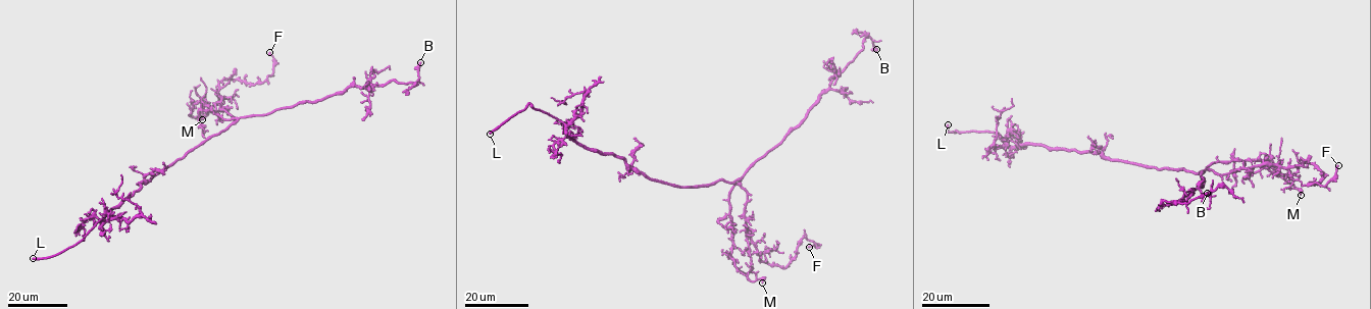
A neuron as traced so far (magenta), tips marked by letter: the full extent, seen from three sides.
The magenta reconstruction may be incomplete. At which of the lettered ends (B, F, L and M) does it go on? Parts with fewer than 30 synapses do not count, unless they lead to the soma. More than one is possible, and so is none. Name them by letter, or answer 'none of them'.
L

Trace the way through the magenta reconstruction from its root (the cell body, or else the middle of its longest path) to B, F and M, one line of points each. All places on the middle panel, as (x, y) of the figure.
B: (694, 187), (741, 178), (800, 125), (862, 48), (866, 38), (876, 49)
F: (694, 187), (741, 178), (747, 194), (746, 227), (762, 261), (786, 267), (801, 238), (815, 243), (809, 247)
M: (694, 187), (741, 178), (729, 192), (730, 254), (737, 269), (751, 280), (761, 278), (762, 282)

